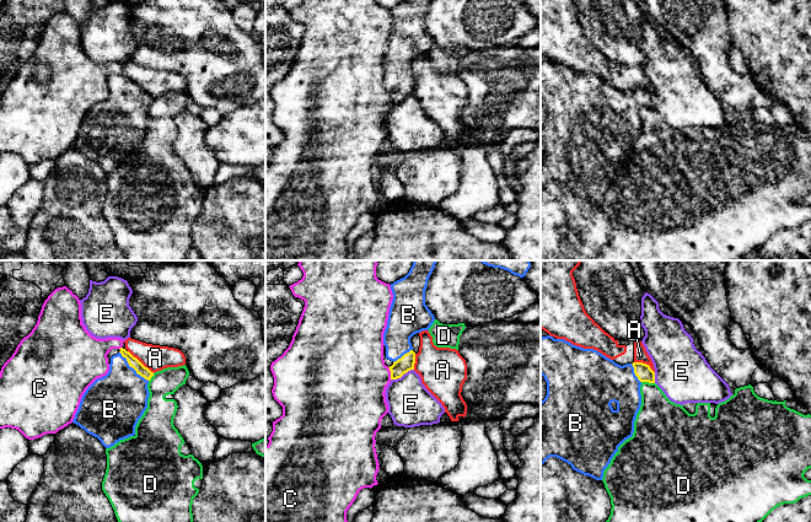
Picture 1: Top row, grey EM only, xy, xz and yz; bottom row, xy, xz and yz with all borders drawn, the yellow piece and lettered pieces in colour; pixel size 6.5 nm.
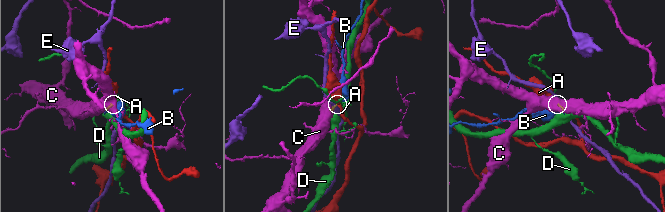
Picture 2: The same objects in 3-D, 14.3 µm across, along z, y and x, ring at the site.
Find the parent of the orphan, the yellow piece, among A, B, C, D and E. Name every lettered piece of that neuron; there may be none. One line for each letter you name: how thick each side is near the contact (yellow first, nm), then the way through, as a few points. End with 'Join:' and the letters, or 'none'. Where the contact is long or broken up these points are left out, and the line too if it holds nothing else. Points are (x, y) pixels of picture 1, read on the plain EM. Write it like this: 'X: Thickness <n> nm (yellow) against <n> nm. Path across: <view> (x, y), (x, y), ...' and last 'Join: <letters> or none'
B: Thickness 70 nm (yellow) against 380 nm
Join: B

